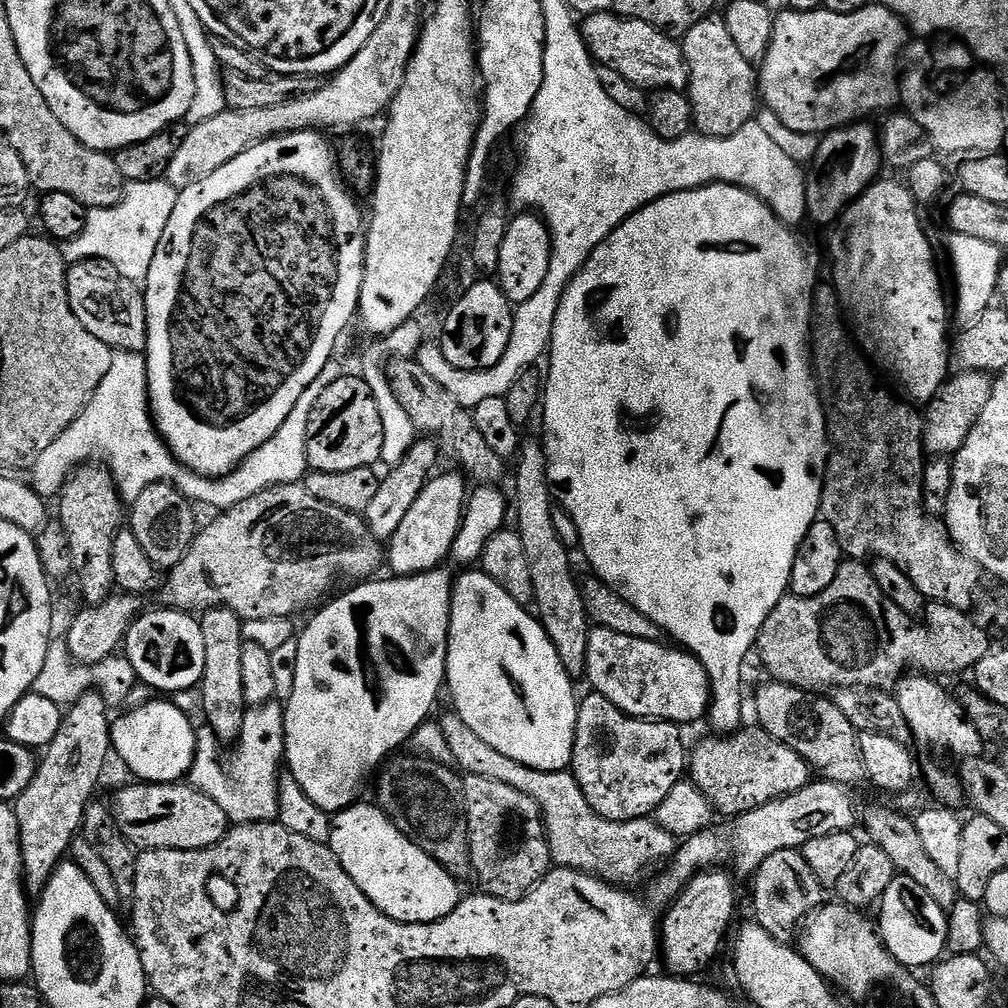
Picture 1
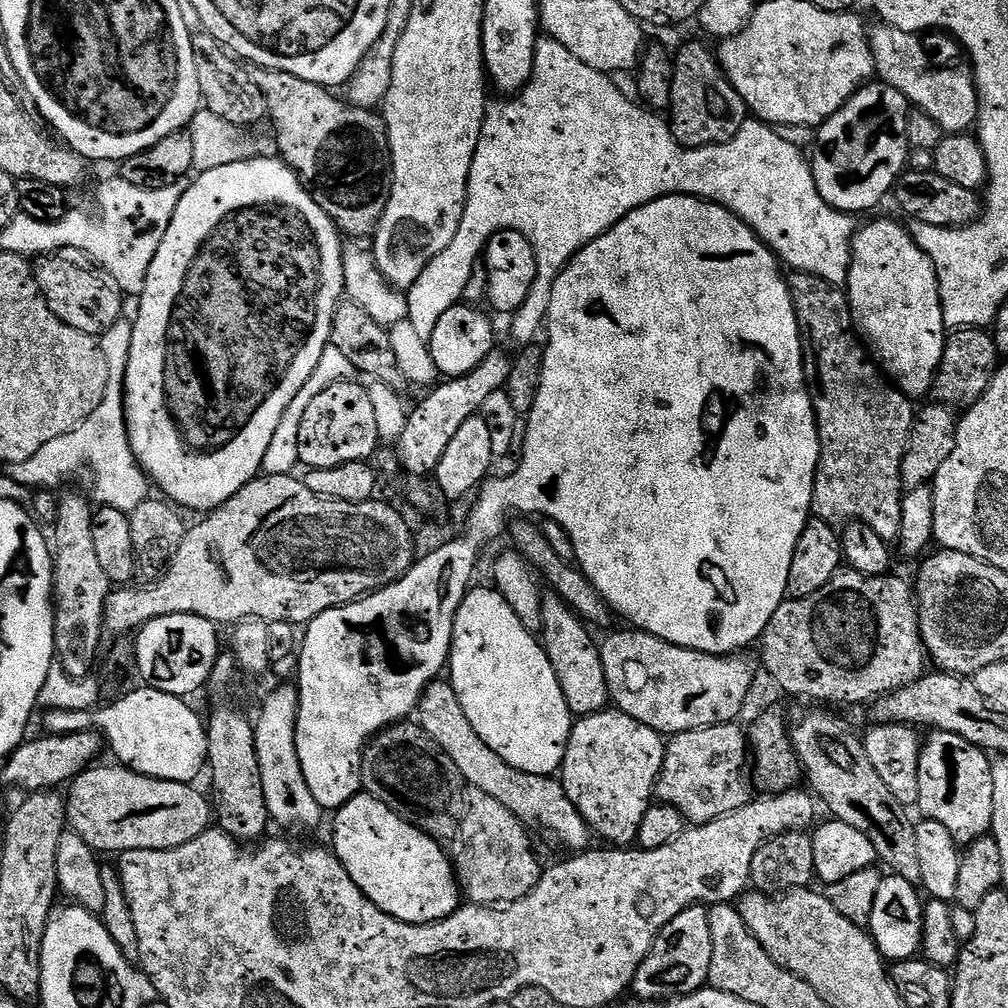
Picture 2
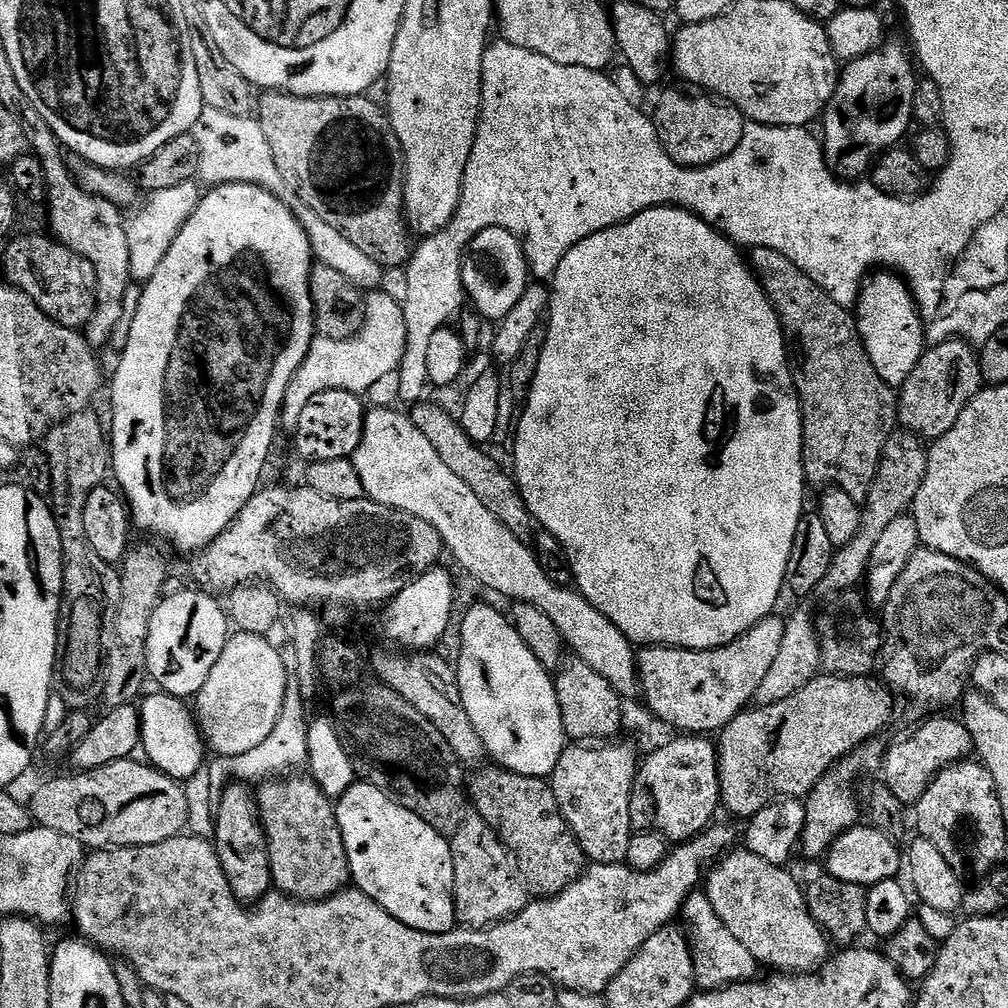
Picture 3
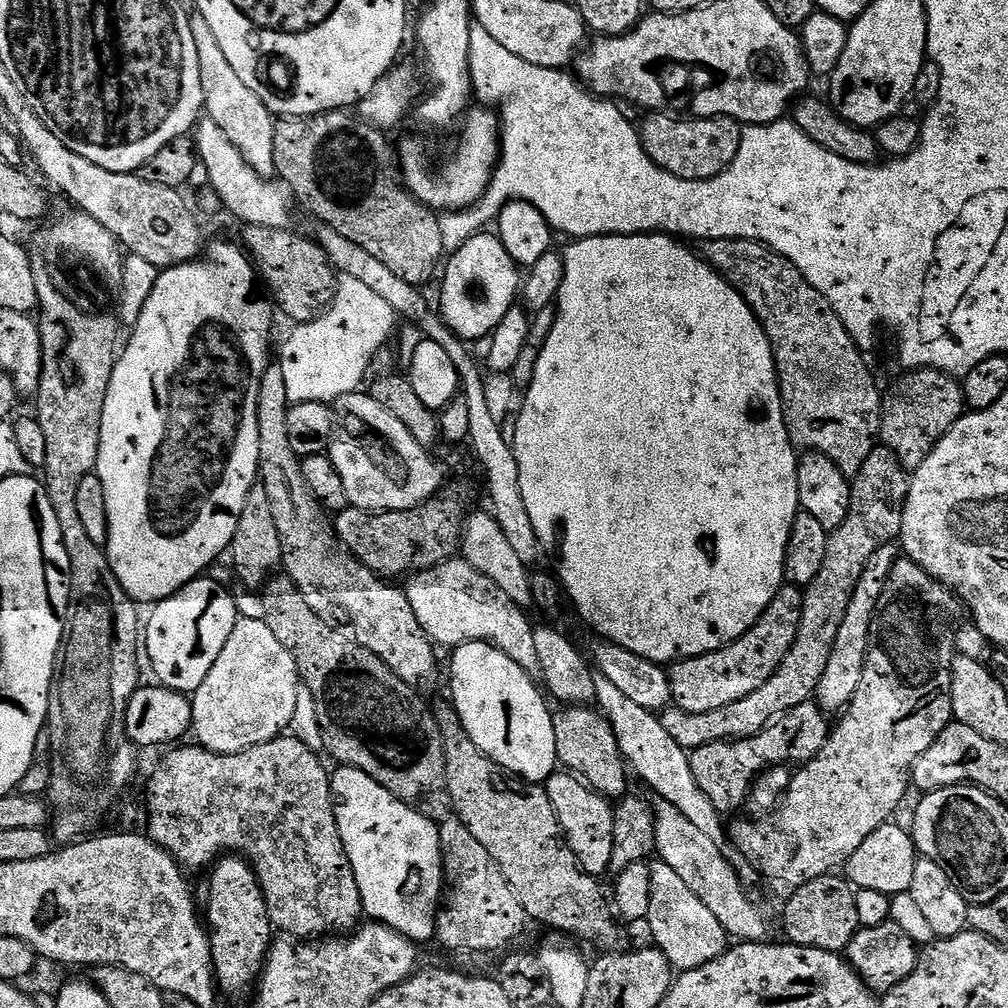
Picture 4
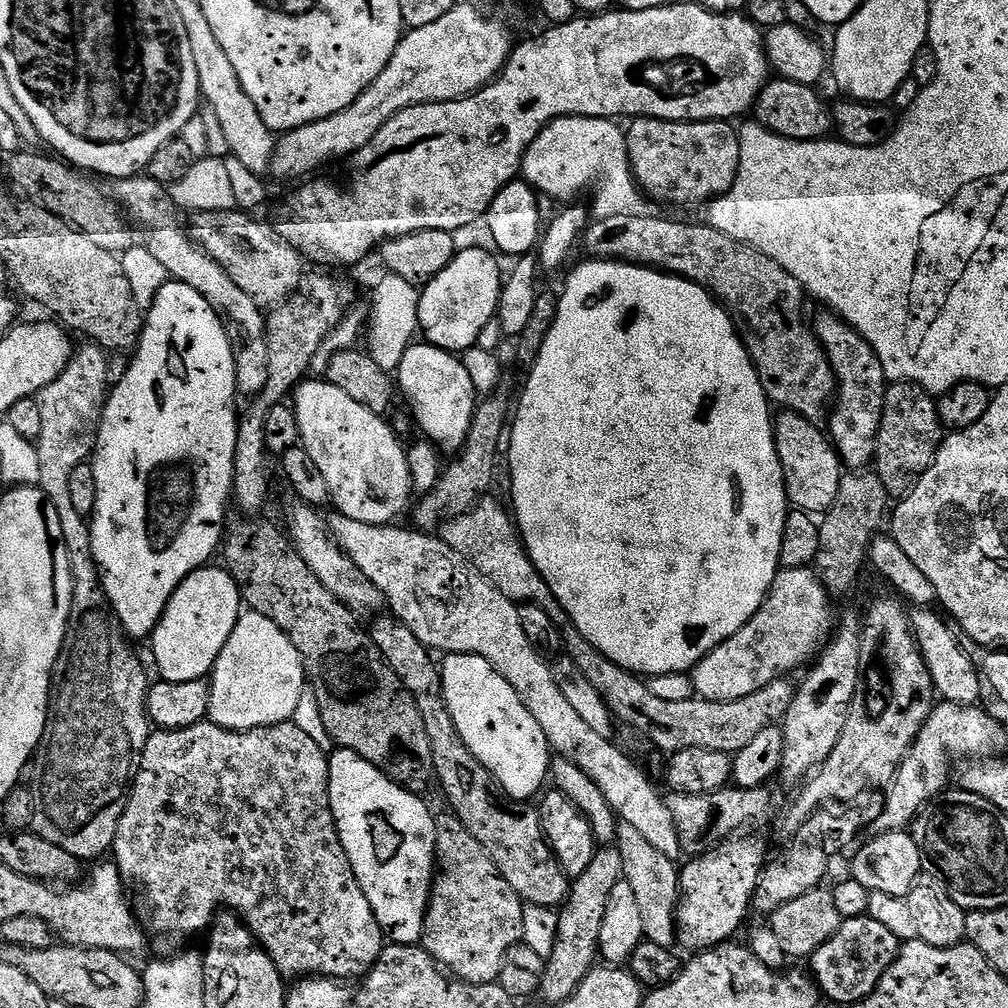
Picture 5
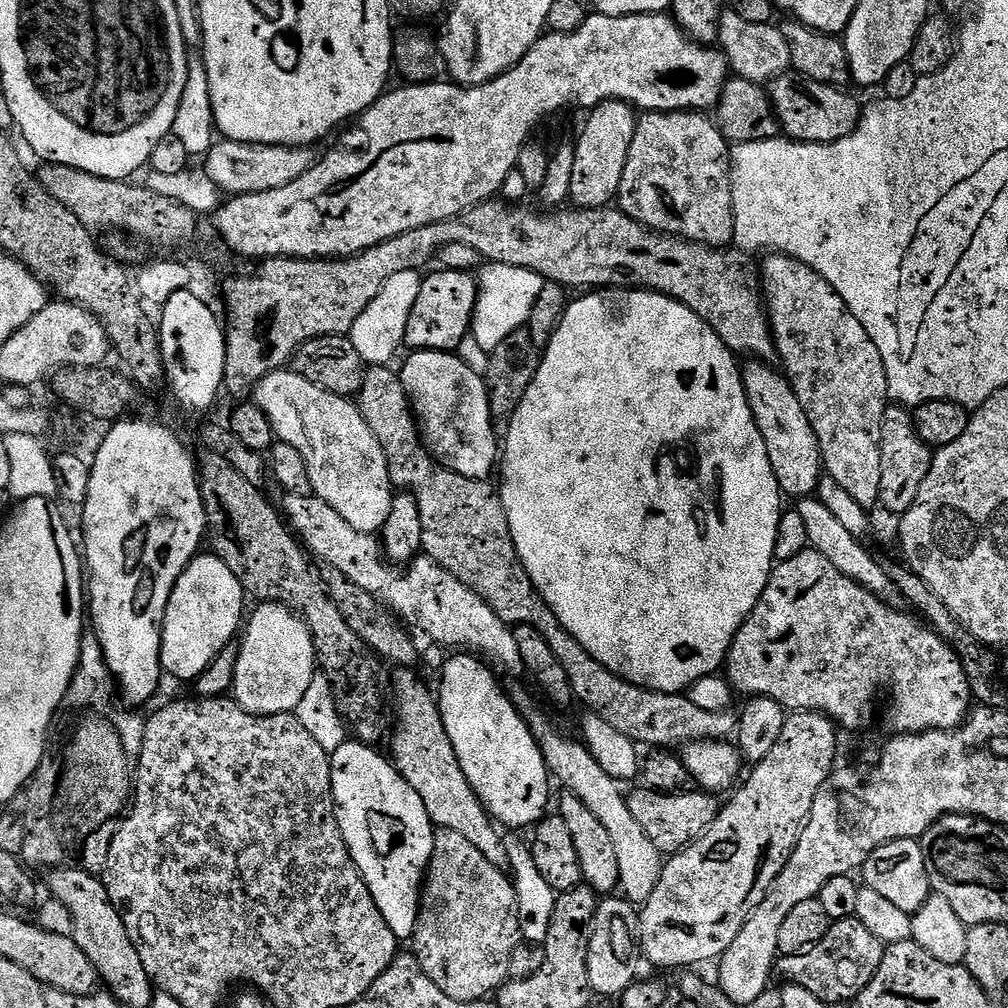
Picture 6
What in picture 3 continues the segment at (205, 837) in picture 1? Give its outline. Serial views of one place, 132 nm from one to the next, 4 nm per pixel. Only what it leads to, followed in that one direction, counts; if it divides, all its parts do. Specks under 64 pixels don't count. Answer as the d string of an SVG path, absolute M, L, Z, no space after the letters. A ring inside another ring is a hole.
M129 758L110 762L89 772L77 771L72 775L76 776L60 776L57 780L48 780L33 794L30 811L33 821L39 827L67 834L88 850L154 846L158 842L173 840L187 829L188 812L183 787L148 762L139 764L136 758Z

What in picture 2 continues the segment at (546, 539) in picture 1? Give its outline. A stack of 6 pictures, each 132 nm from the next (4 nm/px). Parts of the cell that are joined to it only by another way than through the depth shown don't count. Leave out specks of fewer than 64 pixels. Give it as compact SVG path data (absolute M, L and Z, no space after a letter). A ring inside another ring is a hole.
M545 595L542 602L542 630L538 633L538 639L544 646L546 658L550 658L550 666L554 666L558 686L562 686L562 698L566 698L566 706L576 718L605 711L610 704L600 644L592 641L591 634L589 625L573 612L561 596Z

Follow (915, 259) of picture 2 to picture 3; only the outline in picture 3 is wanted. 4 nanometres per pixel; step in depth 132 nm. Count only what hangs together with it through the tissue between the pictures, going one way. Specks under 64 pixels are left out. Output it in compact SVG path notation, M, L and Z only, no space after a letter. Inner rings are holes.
M876 270L865 280L854 309L856 329L878 370L878 378L891 388L899 389L914 374L914 366L926 351L924 320L912 296L912 289L897 273L891 270Z

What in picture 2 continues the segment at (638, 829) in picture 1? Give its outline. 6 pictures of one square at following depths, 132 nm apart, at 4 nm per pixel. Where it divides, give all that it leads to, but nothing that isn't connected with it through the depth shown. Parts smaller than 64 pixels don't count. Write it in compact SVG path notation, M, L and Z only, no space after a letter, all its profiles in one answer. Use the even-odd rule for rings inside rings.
M447 679L433 680L420 695L418 723L430 738L434 738L434 742L438 742L446 758L458 766L458 774L462 774L467 787L482 790L482 794L490 794L490 798L502 802L502 806L506 806L506 810L515 814L529 829L541 828L549 832L562 847L569 848L569 853L579 854L593 843L594 833L582 814L578 814L574 802L570 802L563 783L552 776L526 774L494 754L494 750L478 738L474 726L470 726L470 718L466 718L466 710L462 710L462 702L458 702L458 694Z

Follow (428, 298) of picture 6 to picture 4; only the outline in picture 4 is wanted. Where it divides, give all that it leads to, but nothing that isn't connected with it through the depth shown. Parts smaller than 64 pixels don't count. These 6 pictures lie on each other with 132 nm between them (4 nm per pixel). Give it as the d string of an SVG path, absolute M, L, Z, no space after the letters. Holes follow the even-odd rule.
M488 230L477 232L459 250L451 253L443 265L442 276L443 272L444 281L440 284L438 311L444 317L450 331L465 342L480 339L483 341L485 338L491 337L498 322L502 322L502 318L506 318L506 310L513 308L522 292L521 269L511 260L499 237Z

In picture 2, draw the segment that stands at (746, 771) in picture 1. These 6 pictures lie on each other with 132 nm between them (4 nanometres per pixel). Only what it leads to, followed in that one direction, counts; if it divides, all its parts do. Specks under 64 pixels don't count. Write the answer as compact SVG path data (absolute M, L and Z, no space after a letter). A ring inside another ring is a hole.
M733 722L689 732L677 732L667 741L664 749L664 765L660 777L656 779L654 796L659 803L674 806L674 810L678 810L678 814L683 816L689 825L705 824L722 818L722 814L738 810L753 799L754 792L750 787L749 777L748 780L744 777L744 764L746 768L750 760L748 738L745 729L743 727L740 729L738 725L739 723Z

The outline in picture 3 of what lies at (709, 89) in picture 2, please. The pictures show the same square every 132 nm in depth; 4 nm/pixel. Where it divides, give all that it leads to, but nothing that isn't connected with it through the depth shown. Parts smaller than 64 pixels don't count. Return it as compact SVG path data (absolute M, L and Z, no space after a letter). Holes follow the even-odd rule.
M664 92L654 111L654 123L656 133L670 158L682 168L705 168L738 150L738 142L742 142L744 115L732 104L726 104L719 98L713 98L708 94L696 94L700 96L687 96L684 92Z

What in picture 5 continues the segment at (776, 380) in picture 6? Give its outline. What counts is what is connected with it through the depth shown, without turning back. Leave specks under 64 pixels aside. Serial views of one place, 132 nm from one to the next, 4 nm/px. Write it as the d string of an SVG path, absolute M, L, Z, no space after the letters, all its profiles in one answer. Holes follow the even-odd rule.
M781 411L775 417L776 449L784 471L788 503L793 509L809 514L827 514L838 498L842 461L831 439L819 423L802 418L796 412Z

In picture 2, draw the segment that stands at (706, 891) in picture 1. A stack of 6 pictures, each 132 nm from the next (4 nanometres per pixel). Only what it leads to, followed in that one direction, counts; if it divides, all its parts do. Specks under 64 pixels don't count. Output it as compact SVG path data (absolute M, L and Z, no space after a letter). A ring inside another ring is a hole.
M697 906L682 910L674 922L670 922L656 935L650 954L646 954L642 966L638 966L638 974L634 974L631 995L637 1001L667 1001L694 994L708 984L711 957L708 908Z

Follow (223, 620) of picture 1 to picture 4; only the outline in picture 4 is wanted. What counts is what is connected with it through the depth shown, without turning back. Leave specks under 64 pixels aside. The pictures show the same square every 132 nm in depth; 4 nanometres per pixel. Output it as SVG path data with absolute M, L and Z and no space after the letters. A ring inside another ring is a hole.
M239 854L221 856L211 869L212 881L208 884L208 916L206 912L206 927L208 941L212 943L212 970L215 983L221 993L229 992L232 996L251 997L254 985L259 981L268 962L268 951L272 949L274 929L268 907L264 901L264 891L252 865Z

